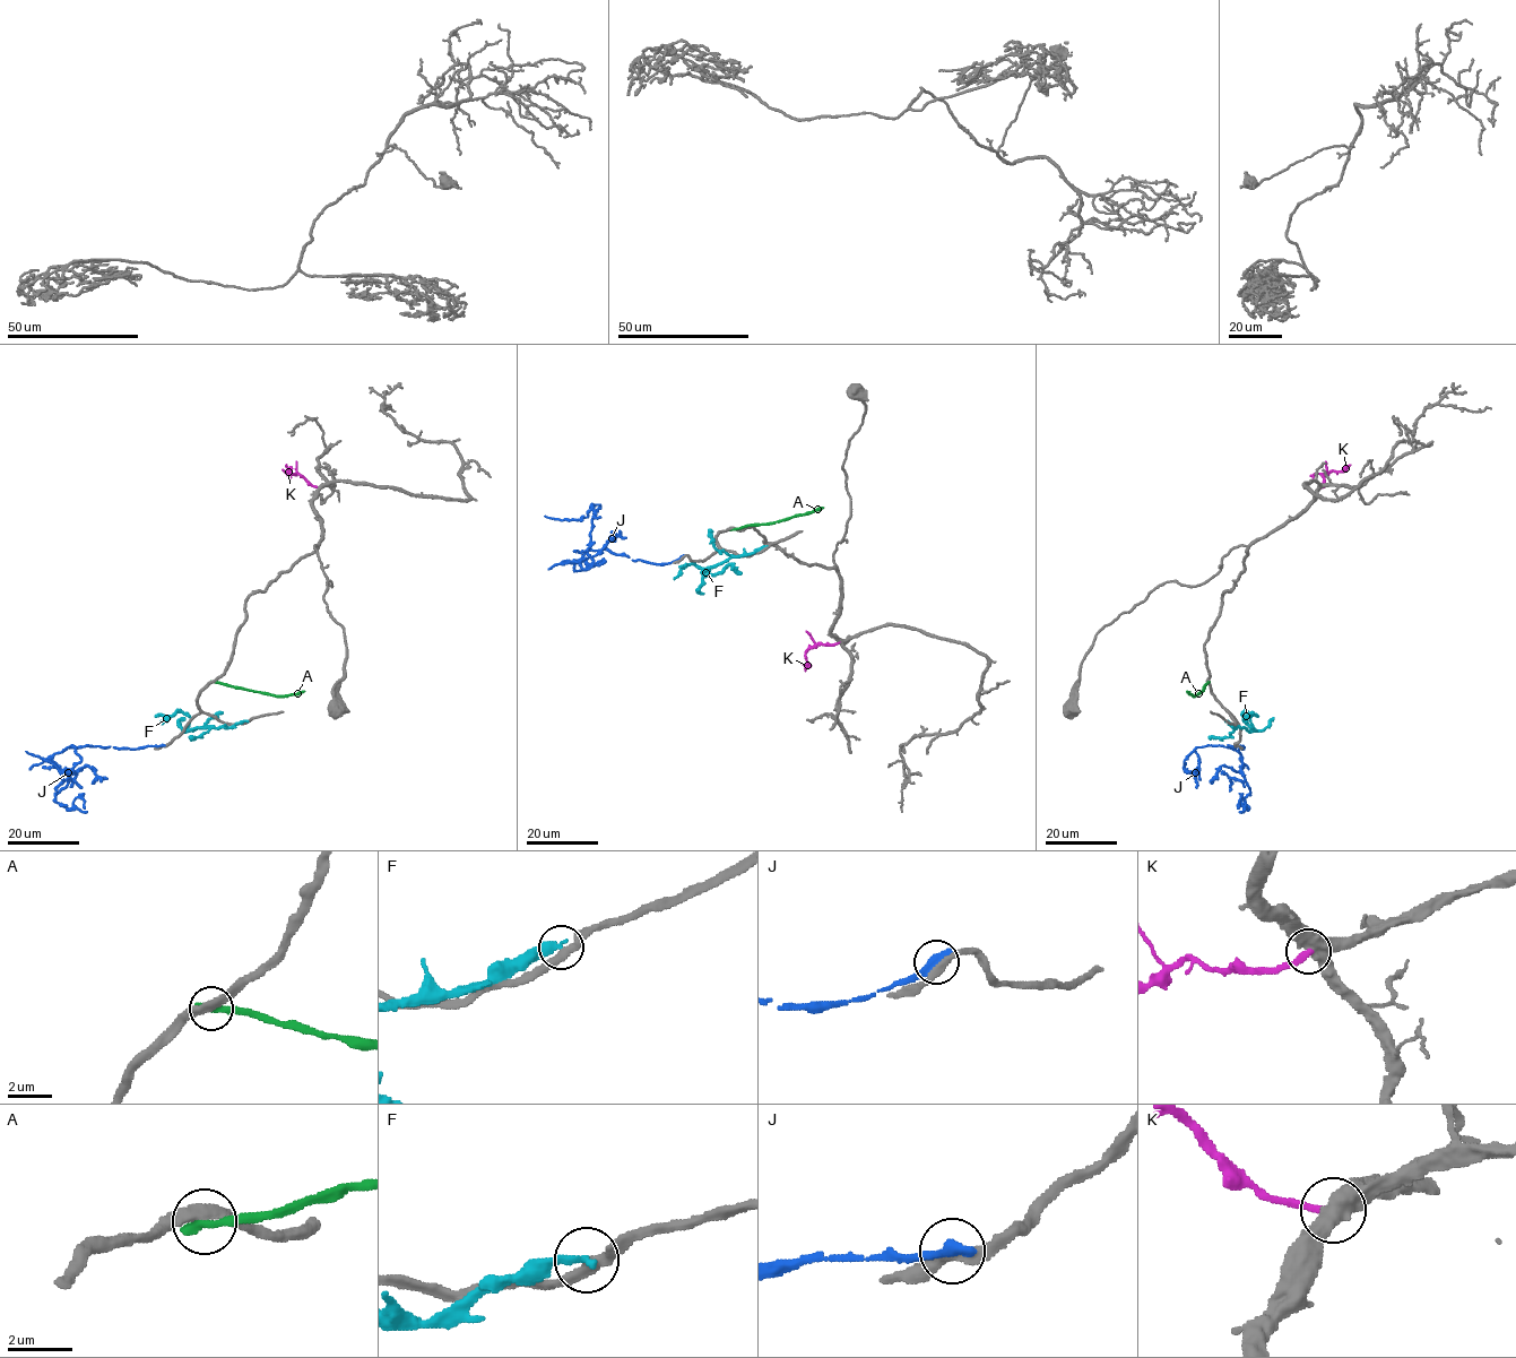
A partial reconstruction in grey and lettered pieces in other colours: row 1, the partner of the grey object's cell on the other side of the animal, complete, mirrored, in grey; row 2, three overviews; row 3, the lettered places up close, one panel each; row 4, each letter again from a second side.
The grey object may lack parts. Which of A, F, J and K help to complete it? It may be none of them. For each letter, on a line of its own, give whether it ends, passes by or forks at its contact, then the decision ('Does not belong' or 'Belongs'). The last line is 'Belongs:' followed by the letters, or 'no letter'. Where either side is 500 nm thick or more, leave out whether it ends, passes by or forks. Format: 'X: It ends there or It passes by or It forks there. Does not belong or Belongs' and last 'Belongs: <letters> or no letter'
A: It ends there. Does not belong
F: It ends there. Does not belong
J: It ends there. Does not belong
K: Does not belong
Belongs: no letter

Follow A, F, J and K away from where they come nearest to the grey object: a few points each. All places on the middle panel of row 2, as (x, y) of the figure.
A: (731, 529), (786, 520), (823, 508)
F: (765, 547), (747, 555), (731, 556), (710, 565), (704, 574), (709, 570), (687, 564), (674, 579)
J: (682, 556), (656, 564), (588, 550), (571, 563), (585, 561), (575, 570), (578, 562), (588, 569), (604, 558)
K: (839, 641), (811, 646), (805, 655), (805, 671)

